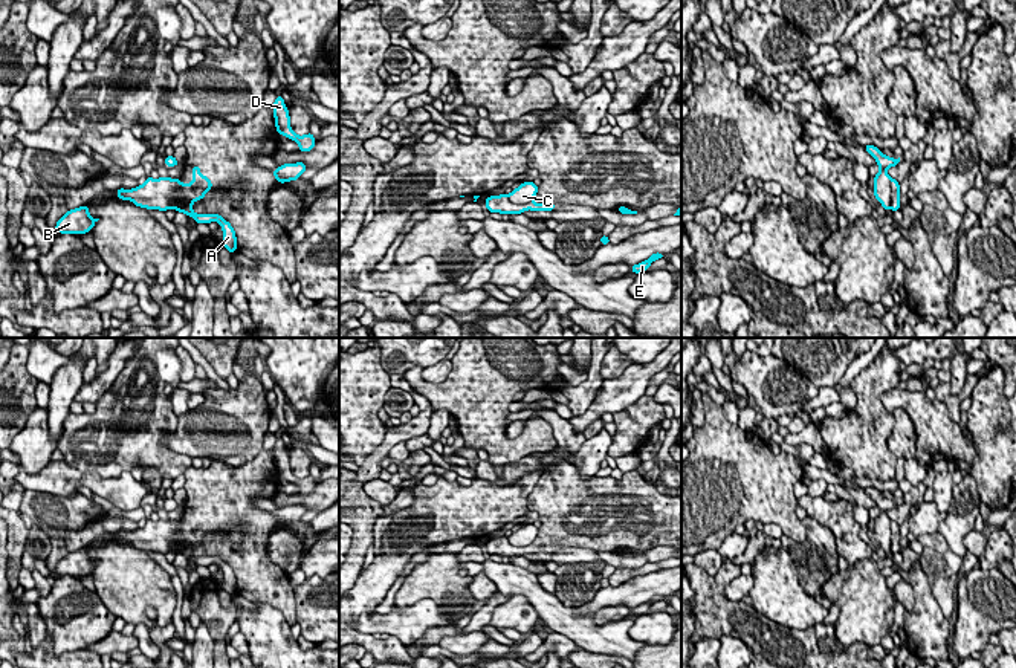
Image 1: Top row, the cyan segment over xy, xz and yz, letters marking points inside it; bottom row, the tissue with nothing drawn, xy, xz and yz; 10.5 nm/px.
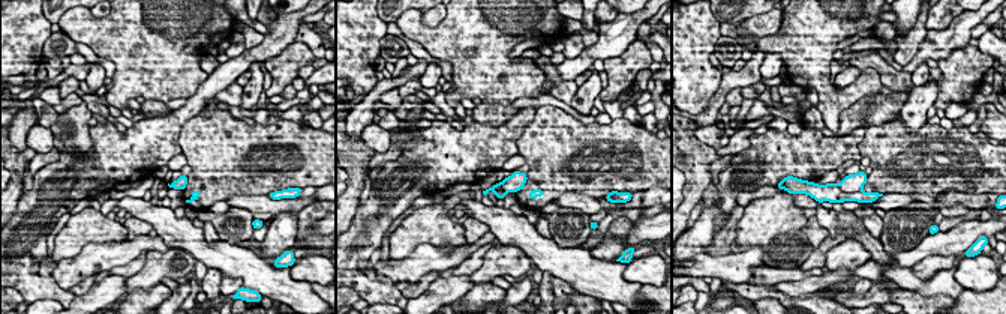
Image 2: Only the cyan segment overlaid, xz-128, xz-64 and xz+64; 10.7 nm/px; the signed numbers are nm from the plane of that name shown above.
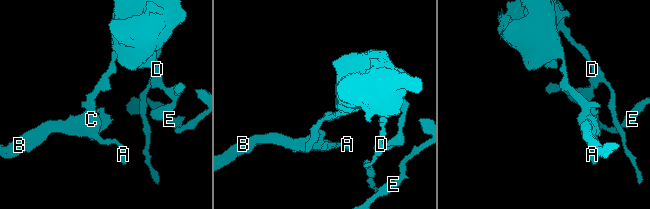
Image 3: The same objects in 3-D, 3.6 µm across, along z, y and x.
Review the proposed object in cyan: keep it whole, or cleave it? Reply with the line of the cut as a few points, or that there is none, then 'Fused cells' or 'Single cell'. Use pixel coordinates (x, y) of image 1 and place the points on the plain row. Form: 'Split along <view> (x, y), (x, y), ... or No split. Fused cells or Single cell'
Split along yz (889, 522), (891, 551). Fused cells

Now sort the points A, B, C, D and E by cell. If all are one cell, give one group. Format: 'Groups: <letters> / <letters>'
Groups: A C D E / B

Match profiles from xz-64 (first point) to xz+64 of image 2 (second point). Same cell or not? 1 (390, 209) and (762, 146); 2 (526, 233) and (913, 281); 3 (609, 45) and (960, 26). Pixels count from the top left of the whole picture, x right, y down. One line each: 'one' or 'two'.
1: one
2: one
3: one

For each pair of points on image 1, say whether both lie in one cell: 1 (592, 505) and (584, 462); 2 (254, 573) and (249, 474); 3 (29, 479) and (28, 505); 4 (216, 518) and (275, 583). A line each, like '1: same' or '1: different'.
1: different
2: same
3: different
4: same

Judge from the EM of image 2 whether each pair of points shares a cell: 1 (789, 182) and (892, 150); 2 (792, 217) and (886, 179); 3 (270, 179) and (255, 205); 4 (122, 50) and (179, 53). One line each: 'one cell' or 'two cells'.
1: one cell
2: two cells
3: two cells
4: one cell

